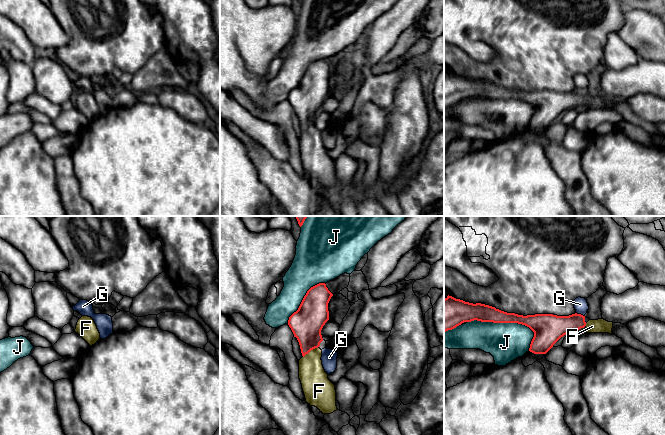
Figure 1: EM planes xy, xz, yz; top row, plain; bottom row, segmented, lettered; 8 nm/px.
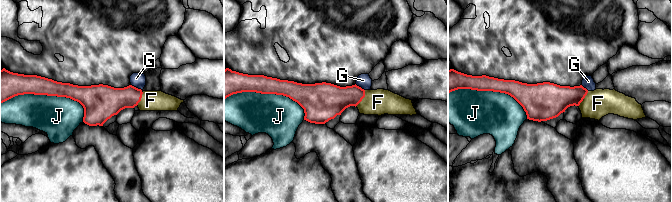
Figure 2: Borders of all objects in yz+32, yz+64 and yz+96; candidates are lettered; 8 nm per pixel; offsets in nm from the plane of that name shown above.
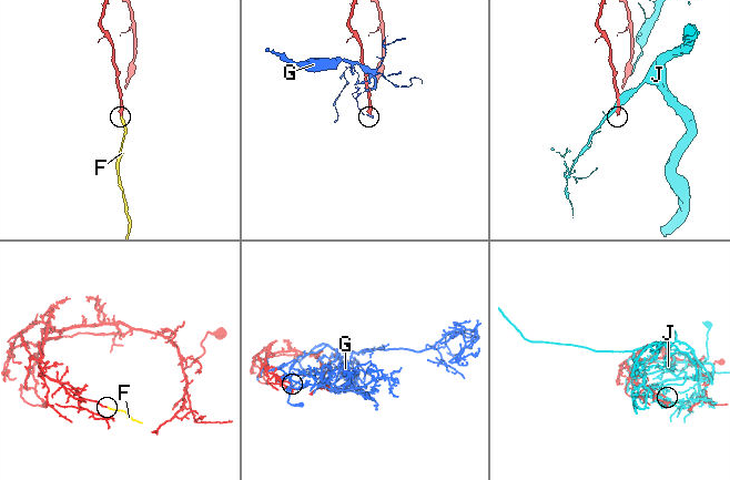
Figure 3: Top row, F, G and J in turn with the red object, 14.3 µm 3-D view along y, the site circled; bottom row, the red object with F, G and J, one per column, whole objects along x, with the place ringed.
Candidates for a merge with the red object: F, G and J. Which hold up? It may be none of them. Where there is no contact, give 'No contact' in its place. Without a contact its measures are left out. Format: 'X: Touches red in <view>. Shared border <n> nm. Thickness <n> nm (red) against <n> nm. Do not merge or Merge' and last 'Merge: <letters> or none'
F: Touches red in xz. Shared border 150 nm. Thickness 260 nm (red) against 220 nm. Merge
G: Touches red in yz. Shared border 80 nm. Thickness 200 nm (red) against 110 nm. Do not merge
J: Touches red in yz. Shared border 550 nm. Thickness 140 nm (red) against 300 nm. Do not merge
Merge: F

